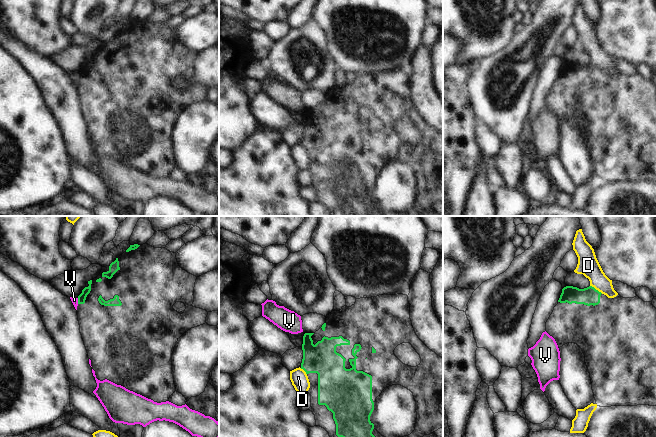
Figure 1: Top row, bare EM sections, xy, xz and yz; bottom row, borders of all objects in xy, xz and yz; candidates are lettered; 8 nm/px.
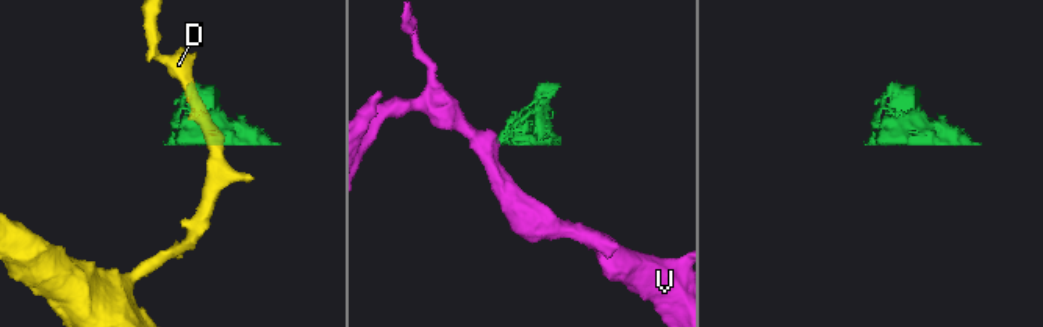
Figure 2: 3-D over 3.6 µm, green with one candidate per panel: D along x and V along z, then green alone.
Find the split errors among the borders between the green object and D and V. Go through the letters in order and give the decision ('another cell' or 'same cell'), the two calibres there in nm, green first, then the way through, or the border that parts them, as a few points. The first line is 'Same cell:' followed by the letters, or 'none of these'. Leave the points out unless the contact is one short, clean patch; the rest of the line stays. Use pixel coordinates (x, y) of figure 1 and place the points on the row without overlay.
Same cell: none of these
D: another cell; calibres 150 and 170 nm; border yz (590, 61), (602, 69)
V: another cell; calibres 60 and 50 nm; border xy (77, 74), (78, 79)

